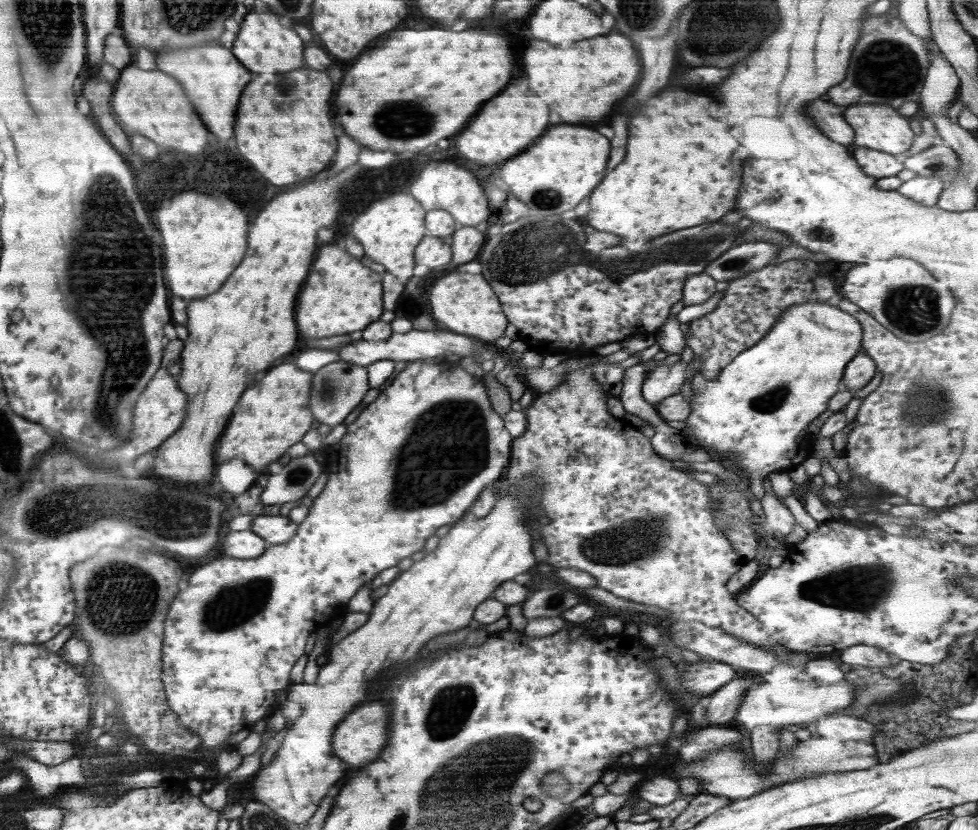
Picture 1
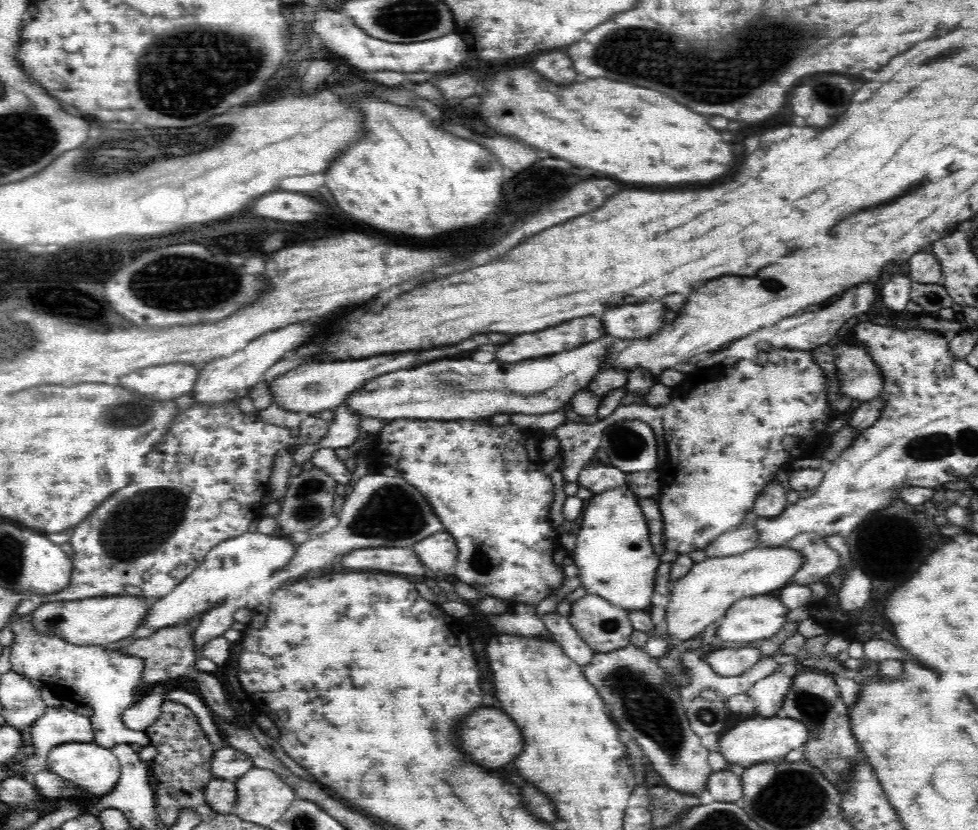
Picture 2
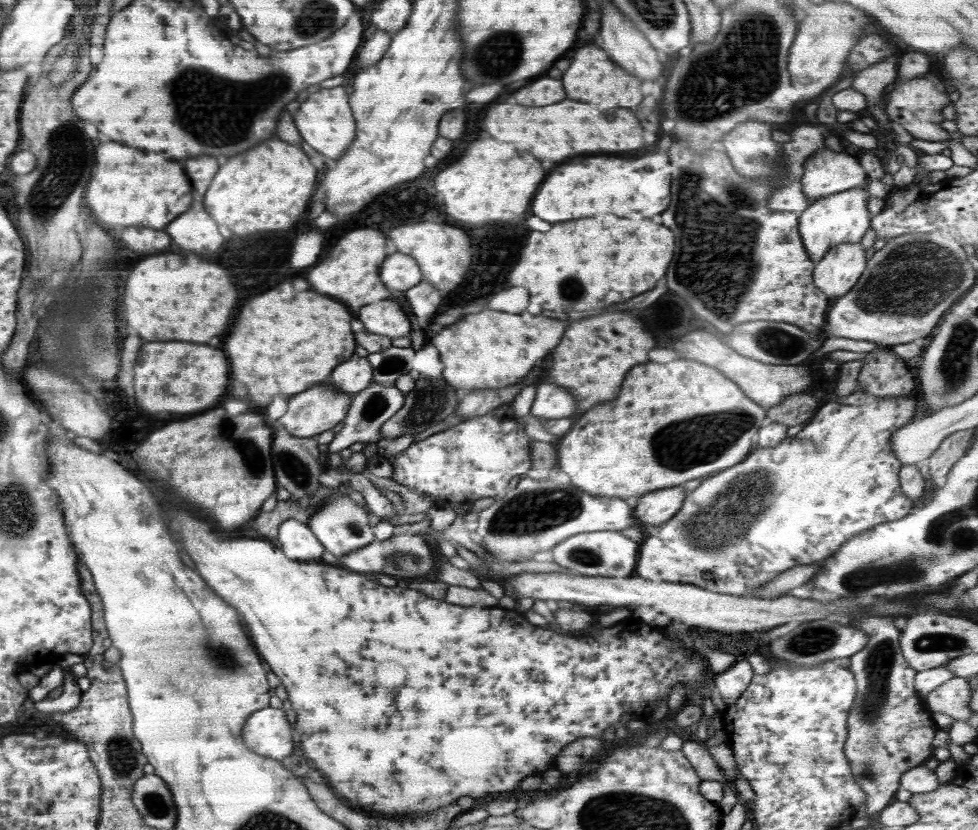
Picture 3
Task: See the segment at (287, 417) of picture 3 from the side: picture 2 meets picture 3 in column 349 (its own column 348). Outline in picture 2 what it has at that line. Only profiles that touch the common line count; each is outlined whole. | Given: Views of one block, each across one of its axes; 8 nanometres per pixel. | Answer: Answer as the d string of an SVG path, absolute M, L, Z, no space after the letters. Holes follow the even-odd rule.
M602 338L598 342L590 342L590 344L584 344L584 346L576 348L576 350L562 352L562 354L554 356L552 358L552 362L556 366L554 370L558 372L556 384L546 388L548 382L542 384L542 378L540 380L530 380L528 382L530 384L528 386L530 392L516 392L514 388L510 388L510 386L516 386L516 384L512 384L512 380L516 380L516 376L522 382L528 376L528 374L524 374L526 364L522 364L522 362L512 366L512 364L502 364L502 362L478 364L478 362L472 362L472 360L438 360L438 362L424 364L420 368L397 370L377 376L369 380L365 385L359 386L354 392L351 392L345 399L345 402L347 402L347 406L354 414L368 418L379 418L385 422L388 420L400 420L400 418L445 420L446 422L448 420L484 420L484 418L490 418L490 416L498 416L500 420L504 420L508 419L512 414L548 414L563 409L578 390L587 388L590 381L601 370L602 358L606 356L604 352L606 350L604 350L604 338Z

